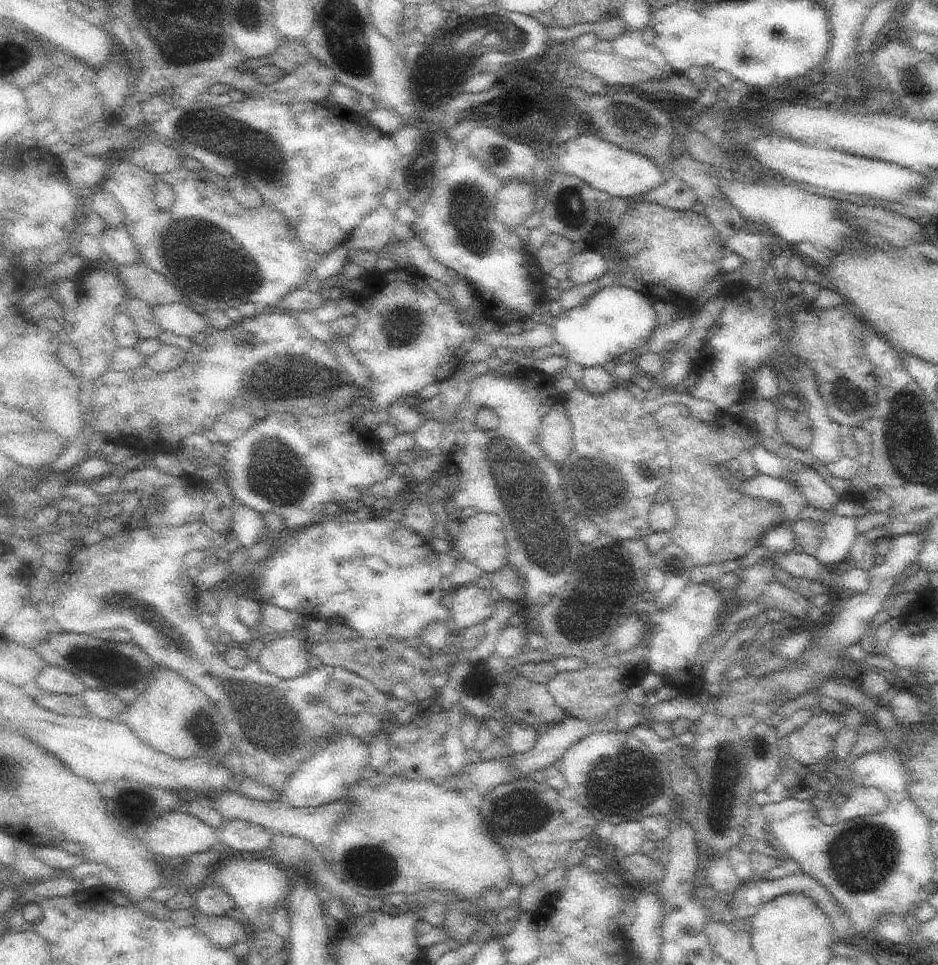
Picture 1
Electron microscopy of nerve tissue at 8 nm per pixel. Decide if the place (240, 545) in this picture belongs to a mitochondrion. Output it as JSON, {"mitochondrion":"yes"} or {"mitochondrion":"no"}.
{"mitochondrion":"no"}

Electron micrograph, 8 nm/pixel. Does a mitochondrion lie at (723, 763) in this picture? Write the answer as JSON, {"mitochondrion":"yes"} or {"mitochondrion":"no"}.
{"mitochondrion":"no"}

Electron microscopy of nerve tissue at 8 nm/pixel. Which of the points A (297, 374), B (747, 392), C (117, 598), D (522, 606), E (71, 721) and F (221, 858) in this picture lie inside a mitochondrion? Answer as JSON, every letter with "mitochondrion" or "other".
{"A":"mitochondrion","B":"other","C":"mitochondrion","D":"other","E":"other","F":"other"}

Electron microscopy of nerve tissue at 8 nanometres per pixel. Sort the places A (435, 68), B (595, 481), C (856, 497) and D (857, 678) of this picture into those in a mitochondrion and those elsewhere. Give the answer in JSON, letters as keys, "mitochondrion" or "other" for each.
{"A":"mitochondrion","B":"mitochondrion","C":"other","D":"other"}

